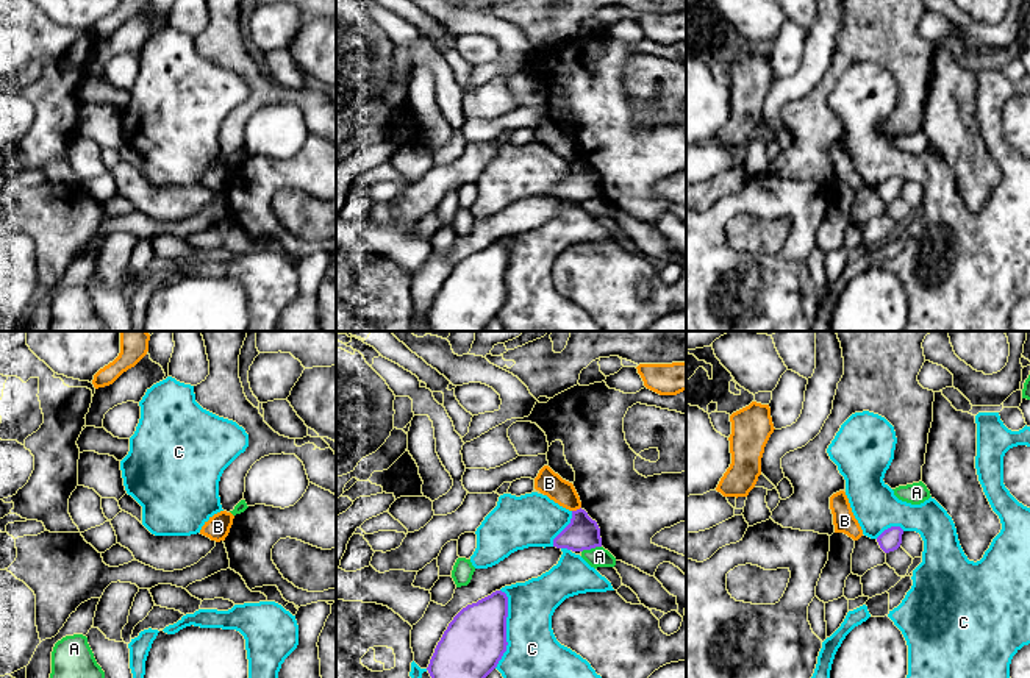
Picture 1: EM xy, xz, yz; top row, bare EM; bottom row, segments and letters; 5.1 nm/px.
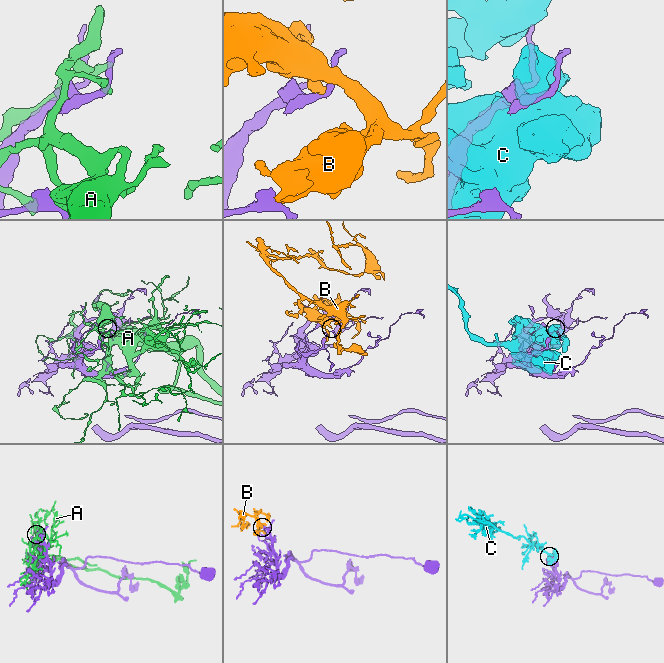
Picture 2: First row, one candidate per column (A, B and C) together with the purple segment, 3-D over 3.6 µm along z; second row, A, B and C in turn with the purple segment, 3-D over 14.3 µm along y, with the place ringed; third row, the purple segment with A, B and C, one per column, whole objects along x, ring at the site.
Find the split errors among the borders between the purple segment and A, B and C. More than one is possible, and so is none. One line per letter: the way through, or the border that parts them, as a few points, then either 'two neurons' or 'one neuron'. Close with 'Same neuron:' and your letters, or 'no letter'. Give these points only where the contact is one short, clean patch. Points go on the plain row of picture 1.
A: two neurons
B: border along xz (580, 157), (572, 161); two neurons
C: two neurons
Same neuron: no letter

